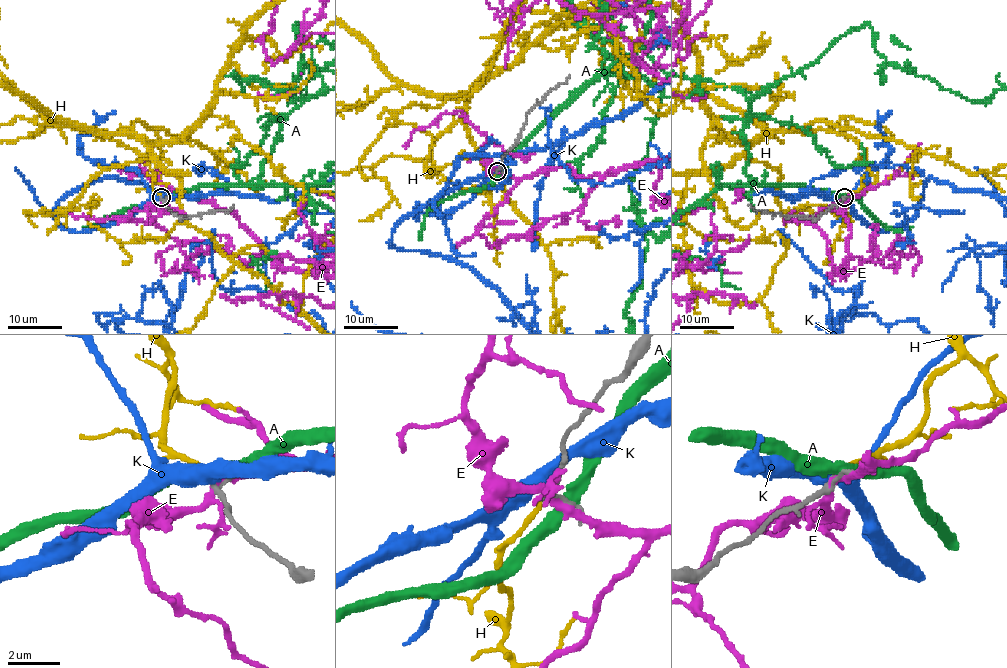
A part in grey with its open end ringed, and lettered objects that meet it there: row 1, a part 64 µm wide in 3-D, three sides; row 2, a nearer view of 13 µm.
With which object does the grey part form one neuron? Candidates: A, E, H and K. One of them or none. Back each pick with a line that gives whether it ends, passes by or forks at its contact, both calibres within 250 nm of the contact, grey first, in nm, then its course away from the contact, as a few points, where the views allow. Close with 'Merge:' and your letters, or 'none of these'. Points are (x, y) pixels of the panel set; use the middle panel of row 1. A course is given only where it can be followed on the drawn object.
H: it ends | 120/160 nm | via (497, 171), (489, 196), (470, 192), (435, 167), (433, 143), (462, 122), (551, 263)
Merge: H

